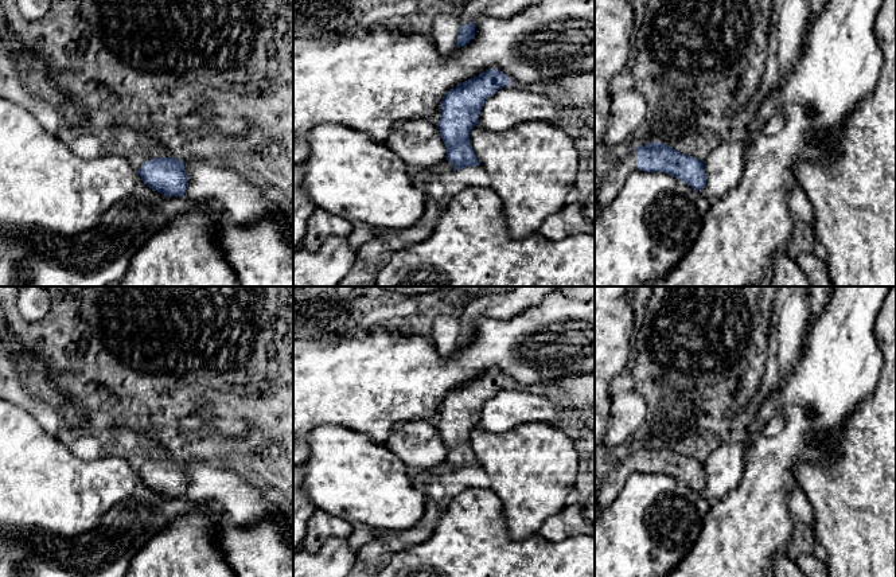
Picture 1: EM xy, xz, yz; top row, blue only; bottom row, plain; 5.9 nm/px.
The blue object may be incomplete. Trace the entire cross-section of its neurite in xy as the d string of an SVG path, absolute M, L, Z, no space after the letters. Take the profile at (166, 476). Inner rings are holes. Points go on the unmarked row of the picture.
M174 459L147 461L137 475L148 488L167 498L183 498L188 487L183 461Z

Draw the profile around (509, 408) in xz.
M510 385L486 401L479 416L479 426L486 432L503 433L525 422L564 425L572 420L561 401L521 391Z

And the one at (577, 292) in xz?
M562 286L562 291L574 299L592 299L595 297L595 286Z

